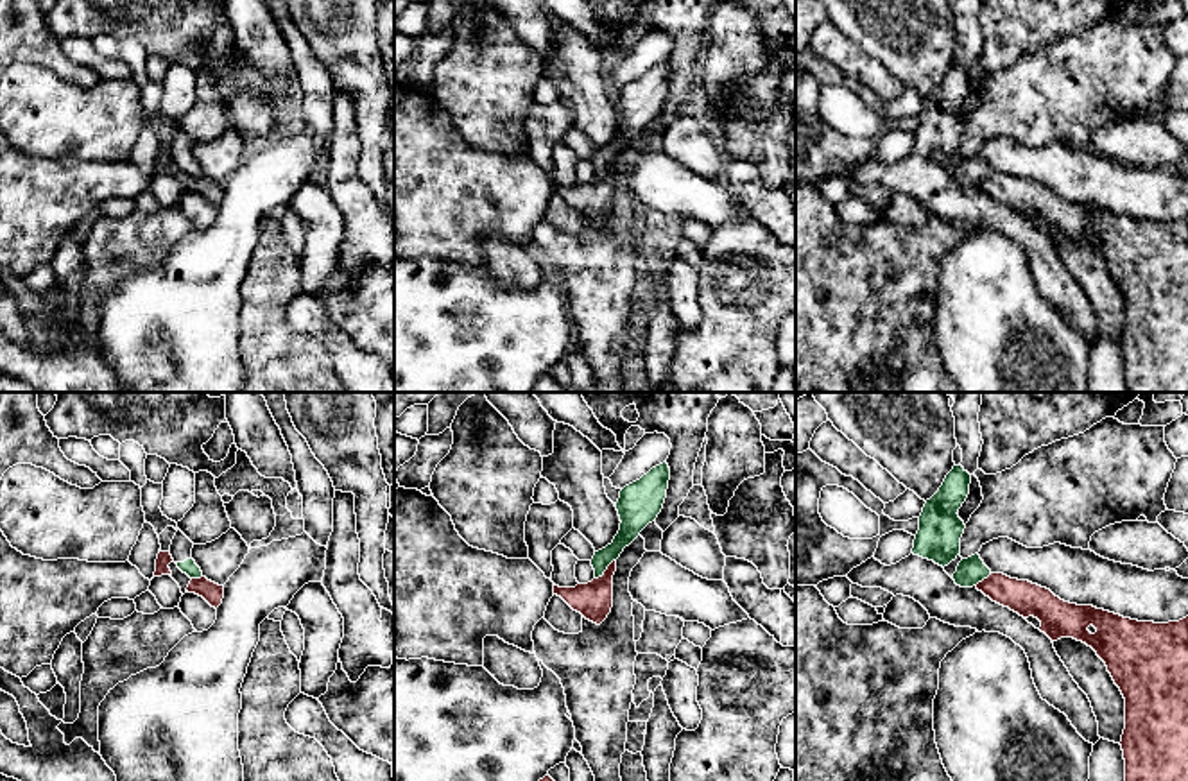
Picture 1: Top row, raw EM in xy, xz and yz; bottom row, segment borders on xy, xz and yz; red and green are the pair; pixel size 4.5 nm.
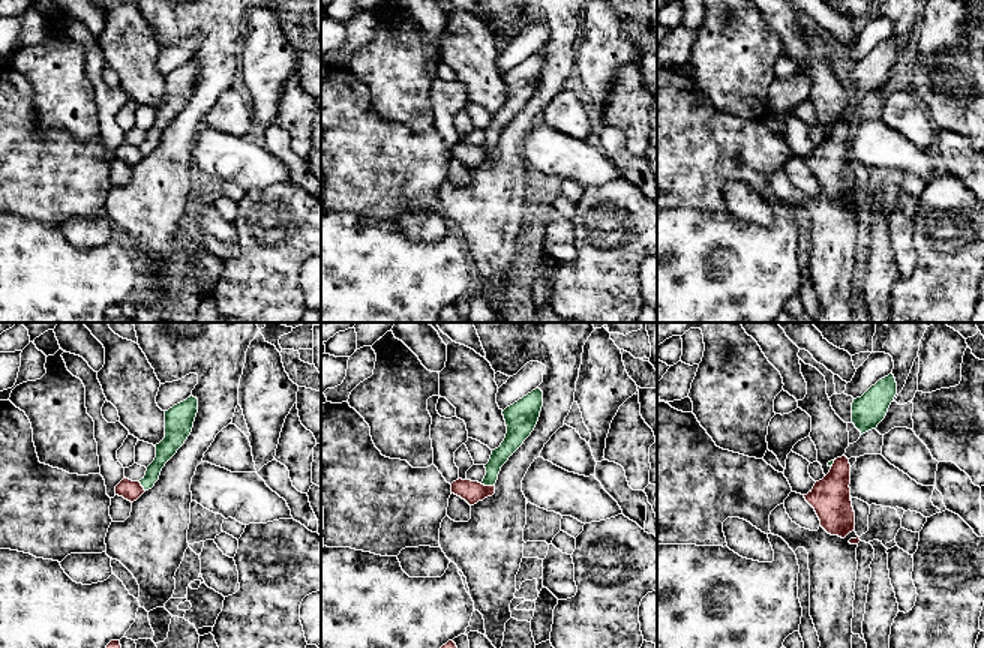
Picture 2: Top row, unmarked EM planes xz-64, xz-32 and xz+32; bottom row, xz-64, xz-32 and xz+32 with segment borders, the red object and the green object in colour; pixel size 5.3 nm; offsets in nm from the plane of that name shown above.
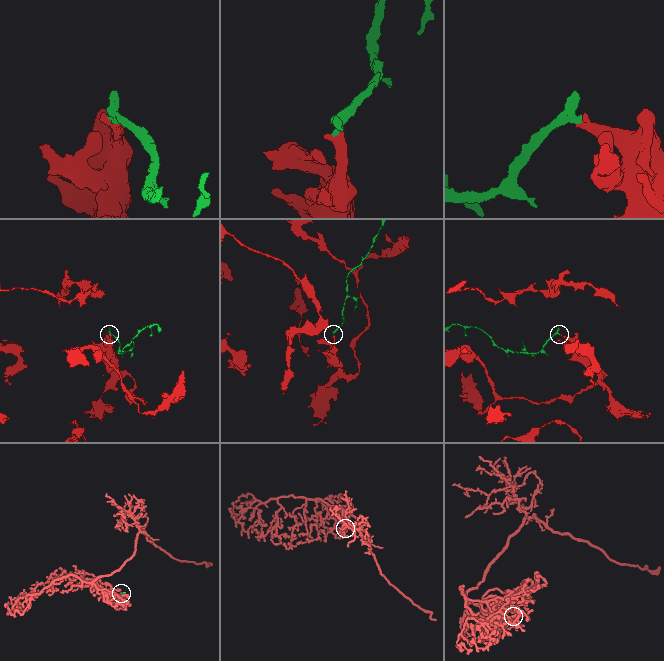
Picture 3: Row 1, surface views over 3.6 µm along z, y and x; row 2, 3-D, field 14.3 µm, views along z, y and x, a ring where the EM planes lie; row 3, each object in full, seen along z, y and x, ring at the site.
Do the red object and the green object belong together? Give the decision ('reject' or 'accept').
reject

